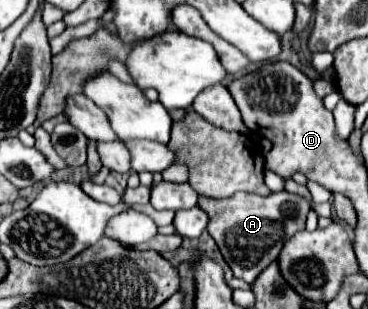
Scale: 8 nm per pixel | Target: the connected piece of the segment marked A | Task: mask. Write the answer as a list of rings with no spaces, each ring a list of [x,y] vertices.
[[[287,190],[273,192],[269,196],[237,192],[231,198],[215,200],[199,196],[197,206],[207,212],[209,224],[207,232],[217,242],[225,262],[231,266],[235,278],[245,282],[255,282],[255,278],[273,262],[281,252],[281,246],[299,230],[305,230],[305,216],[309,212],[309,202]]]

